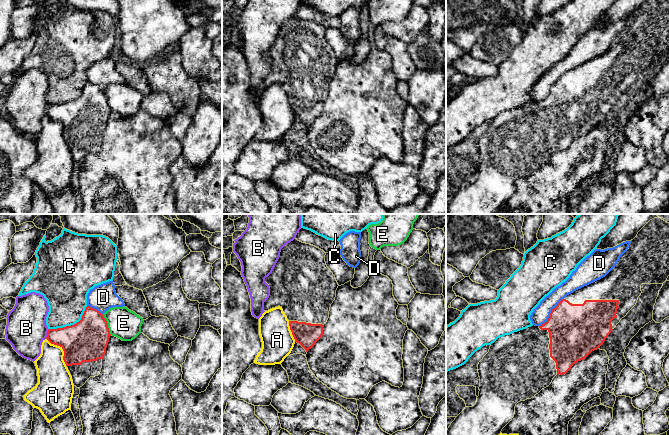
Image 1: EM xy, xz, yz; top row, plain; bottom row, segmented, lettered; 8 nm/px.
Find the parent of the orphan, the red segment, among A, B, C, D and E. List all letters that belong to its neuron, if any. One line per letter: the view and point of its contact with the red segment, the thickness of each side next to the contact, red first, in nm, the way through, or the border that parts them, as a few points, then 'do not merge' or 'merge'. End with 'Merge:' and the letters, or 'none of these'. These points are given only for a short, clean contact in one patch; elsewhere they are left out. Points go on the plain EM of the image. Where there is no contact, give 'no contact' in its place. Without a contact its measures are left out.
A: meets red in xy at (63, 126); 320 nm thick on the red side, 280 nm on the other; do not merge
B: meets red in xy at (47, 110); 280 nm thick on the red side, 320 nm on the other; border along xy (49, 105), (45, 114); do not merge
C: meets red in xy at (71, 101); 320 nm thick on the red side, 320 nm on the other; do not merge
D: meets red in yz at (550, 89); 440 nm thick on the red side, 140 nm on the other; border along yz (563, 74), (552, 85), (549, 93), (539, 102); do not merge
E: meets red in xy at (107, 100); 320 nm thick on the red side, 240 nm on the other; do not merge
Merge: none of these

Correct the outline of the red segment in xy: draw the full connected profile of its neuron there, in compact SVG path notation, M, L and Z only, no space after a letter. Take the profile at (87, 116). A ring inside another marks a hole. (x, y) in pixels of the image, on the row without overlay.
M87 81L79 98L49 105L46 115L63 125L73 160L80 164L90 153L100 150L110 112L103 90Z

